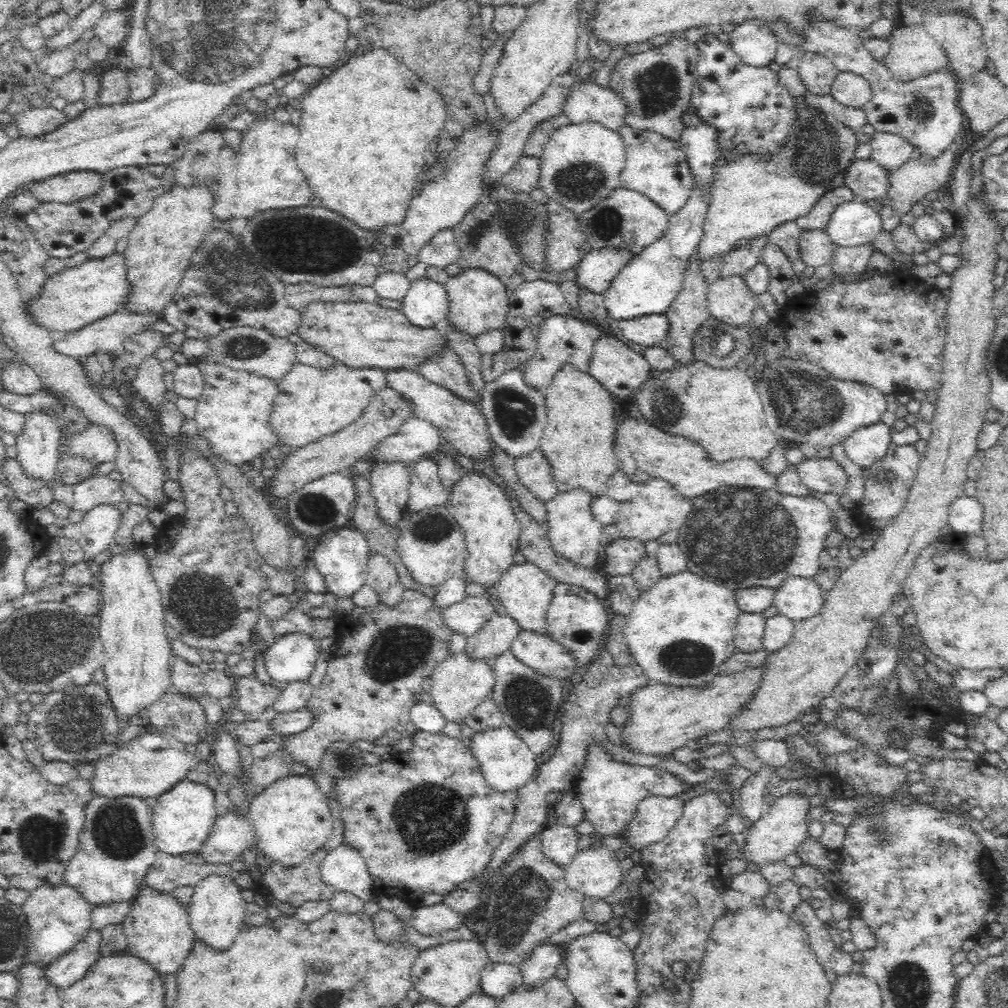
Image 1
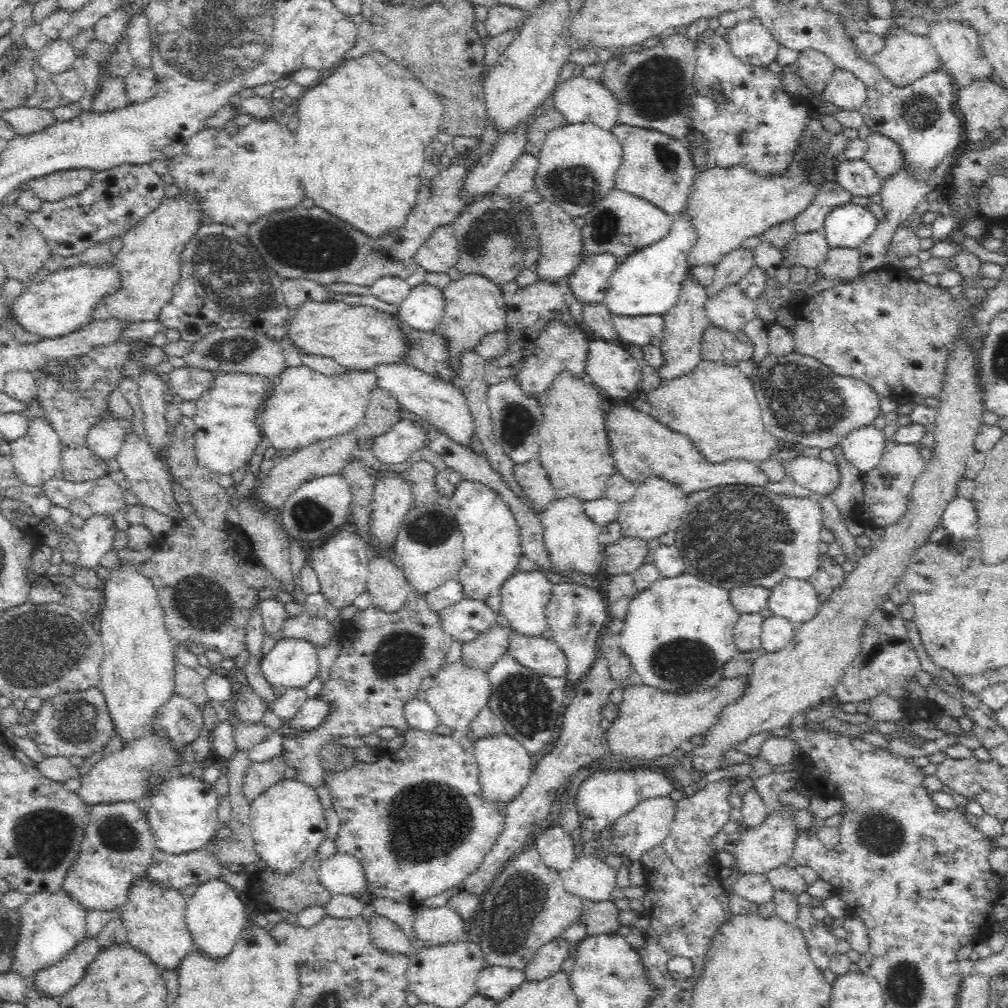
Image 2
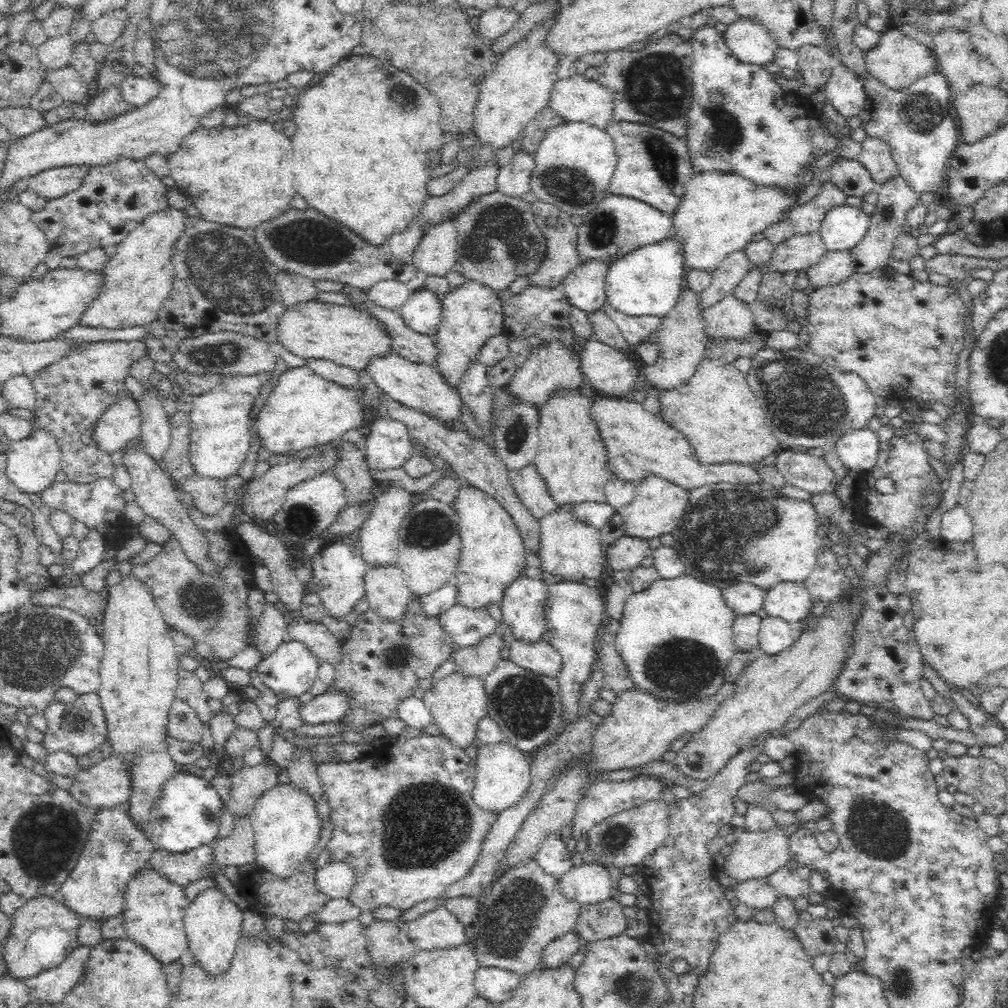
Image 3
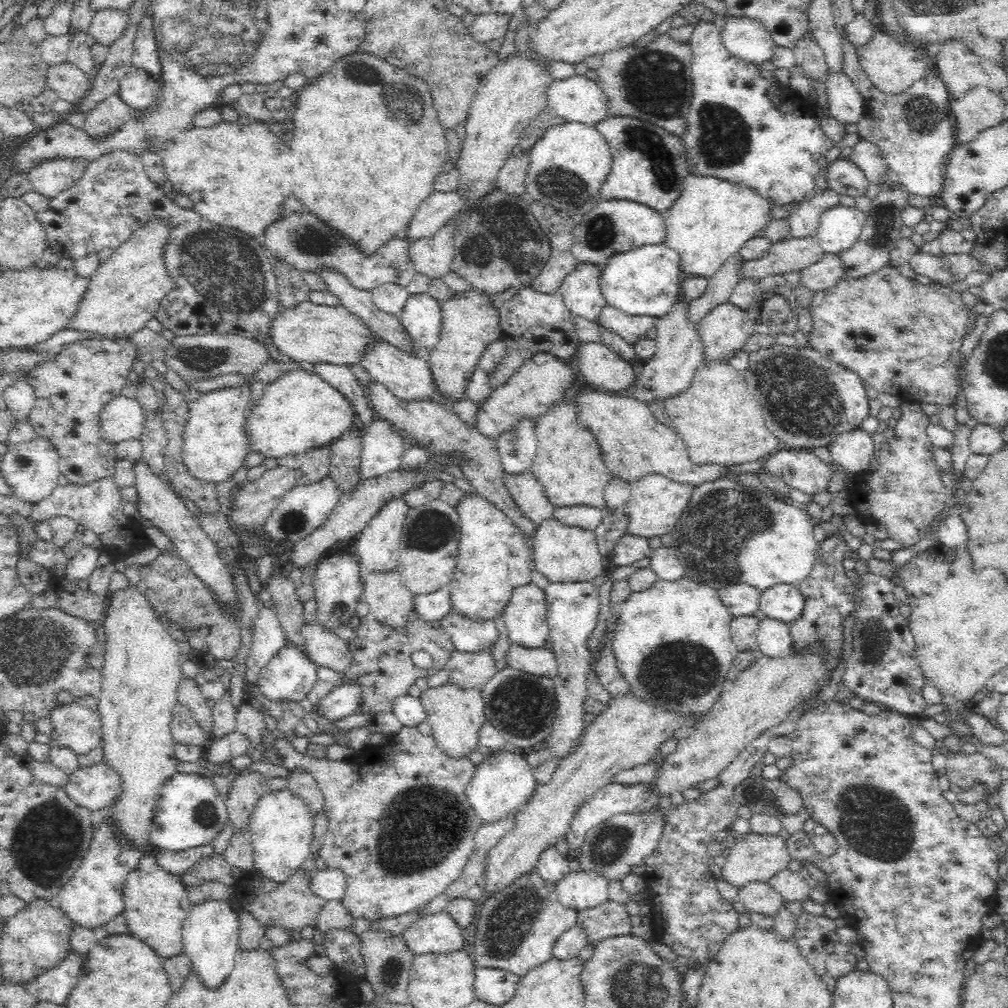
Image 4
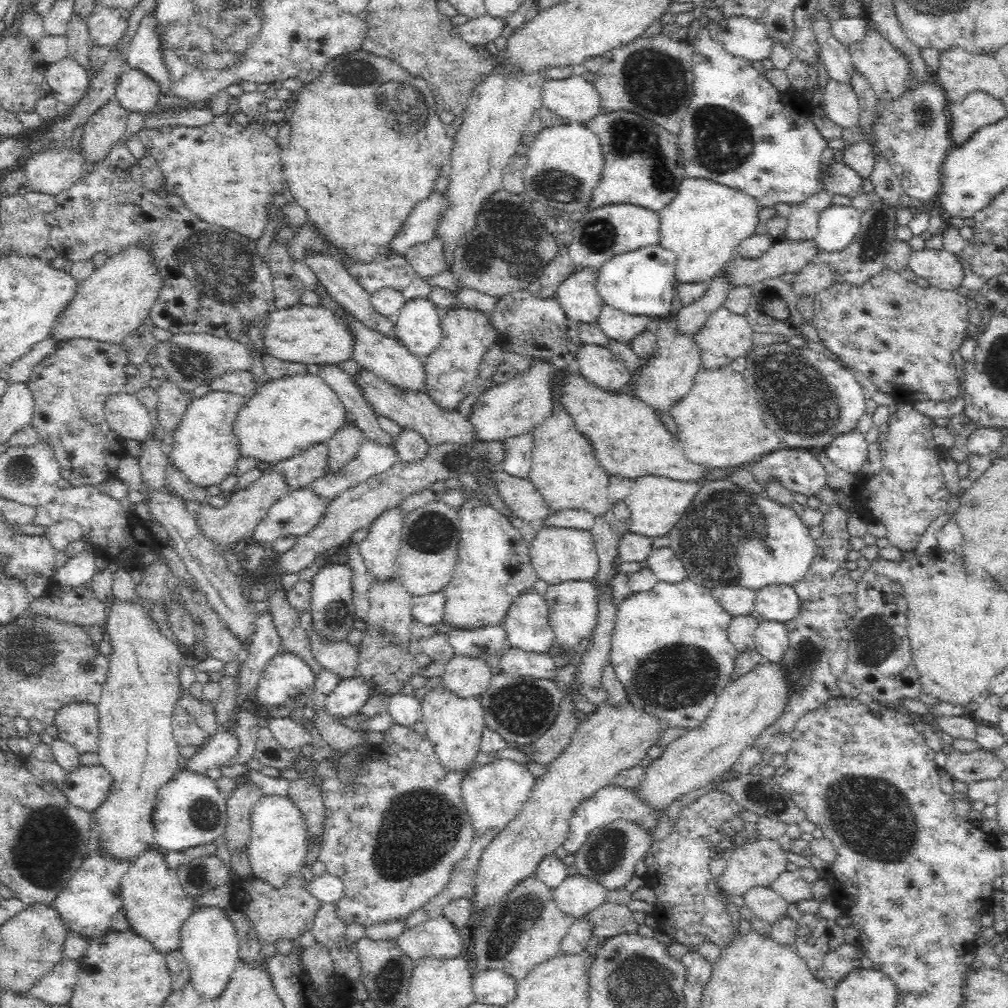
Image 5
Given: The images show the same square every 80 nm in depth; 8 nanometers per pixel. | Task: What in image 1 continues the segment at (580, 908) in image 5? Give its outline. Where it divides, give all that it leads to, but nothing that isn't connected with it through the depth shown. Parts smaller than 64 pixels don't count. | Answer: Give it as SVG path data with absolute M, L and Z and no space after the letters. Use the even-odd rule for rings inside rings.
M604 845L578 851L565 866L566 884L586 897L610 896L623 877L620 861Z

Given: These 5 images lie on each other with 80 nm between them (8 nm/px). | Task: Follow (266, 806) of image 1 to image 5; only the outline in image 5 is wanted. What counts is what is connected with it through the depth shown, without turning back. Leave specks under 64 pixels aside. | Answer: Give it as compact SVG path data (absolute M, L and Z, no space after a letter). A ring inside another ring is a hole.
M287 794L263 795L258 799L251 812L251 833L247 846L251 874L276 888L282 888L292 875L299 874L309 846L308 823L293 799Z

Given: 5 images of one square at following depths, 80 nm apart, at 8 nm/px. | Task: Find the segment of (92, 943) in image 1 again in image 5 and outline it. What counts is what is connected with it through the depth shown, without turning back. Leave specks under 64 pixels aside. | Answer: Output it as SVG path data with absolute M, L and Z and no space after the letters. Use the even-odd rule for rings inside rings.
M64 958L50 972L43 974L28 994L39 998L46 1005L68 1005L79 973L78 961Z

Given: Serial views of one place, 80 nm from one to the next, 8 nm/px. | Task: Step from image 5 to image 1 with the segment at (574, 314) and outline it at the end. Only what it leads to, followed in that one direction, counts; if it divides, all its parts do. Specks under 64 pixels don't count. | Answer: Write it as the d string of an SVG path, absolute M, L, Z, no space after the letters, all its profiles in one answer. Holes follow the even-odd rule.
M606 247L587 252L575 267L578 288L602 294L612 284L618 272L637 256L626 247Z

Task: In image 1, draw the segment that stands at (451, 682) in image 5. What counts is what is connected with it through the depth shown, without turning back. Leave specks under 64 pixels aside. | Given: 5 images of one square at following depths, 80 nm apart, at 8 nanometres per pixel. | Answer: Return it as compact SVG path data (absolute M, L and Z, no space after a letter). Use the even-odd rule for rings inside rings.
M494 612L481 630L467 638L465 651L473 659L492 662L499 654L510 651L514 638L522 632L520 624L510 614Z

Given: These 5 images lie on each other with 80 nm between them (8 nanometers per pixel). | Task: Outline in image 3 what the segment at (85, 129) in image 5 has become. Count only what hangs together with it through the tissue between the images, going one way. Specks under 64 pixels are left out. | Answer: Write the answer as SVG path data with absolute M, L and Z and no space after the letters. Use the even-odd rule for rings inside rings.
M110 86L102 94L91 96L87 101L87 119L104 121L130 110L129 103L122 97L120 86Z

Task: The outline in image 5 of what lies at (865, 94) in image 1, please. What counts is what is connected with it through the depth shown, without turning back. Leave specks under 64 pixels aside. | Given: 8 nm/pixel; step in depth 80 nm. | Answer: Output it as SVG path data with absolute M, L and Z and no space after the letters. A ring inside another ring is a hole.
M828 80L822 91L822 108L828 119L842 129L856 129L860 117L860 102L849 82Z

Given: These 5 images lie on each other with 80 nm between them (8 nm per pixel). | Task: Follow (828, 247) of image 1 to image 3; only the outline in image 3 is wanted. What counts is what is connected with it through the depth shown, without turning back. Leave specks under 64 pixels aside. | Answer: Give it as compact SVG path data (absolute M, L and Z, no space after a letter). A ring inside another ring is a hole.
M820 232L795 234L774 248L774 258L768 270L776 270L782 274L788 270L804 270L822 262L828 251Z

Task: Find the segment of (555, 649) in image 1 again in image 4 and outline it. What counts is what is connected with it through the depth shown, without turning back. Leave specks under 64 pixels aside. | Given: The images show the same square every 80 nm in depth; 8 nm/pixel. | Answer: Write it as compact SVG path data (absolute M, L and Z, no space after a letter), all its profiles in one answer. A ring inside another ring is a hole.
M511 643L504 657L504 664L534 674L553 679L557 675L558 663L556 655L550 648L525 647Z

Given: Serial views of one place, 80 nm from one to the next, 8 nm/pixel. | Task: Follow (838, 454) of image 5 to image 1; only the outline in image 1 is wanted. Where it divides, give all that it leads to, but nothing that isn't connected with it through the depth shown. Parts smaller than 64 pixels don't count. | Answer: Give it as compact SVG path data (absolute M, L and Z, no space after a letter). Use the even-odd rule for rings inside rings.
M878 421L876 424L855 430L842 443L847 457L866 470L886 456L892 443L892 428Z

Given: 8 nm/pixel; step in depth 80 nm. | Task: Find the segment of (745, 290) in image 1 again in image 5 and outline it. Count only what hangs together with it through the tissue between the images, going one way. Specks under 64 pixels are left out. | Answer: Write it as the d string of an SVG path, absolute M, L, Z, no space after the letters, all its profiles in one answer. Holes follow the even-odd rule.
M724 305L718 307L694 334L701 351L701 365L717 369L750 354L754 335L751 325L746 314L736 314Z

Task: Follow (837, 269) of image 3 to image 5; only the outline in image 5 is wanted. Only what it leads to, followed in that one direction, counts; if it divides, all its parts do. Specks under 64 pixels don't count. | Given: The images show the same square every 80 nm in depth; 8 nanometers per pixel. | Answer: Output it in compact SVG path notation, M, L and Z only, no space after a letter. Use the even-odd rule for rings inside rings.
M812 262L801 268L793 278L792 289L796 296L816 296L822 290L830 288L835 283L836 271L830 263Z

